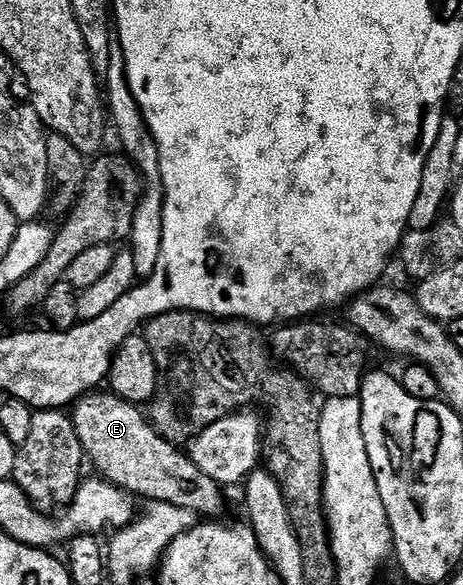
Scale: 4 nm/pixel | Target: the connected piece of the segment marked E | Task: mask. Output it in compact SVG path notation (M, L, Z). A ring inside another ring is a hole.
M93 391L75 402L70 416L78 439L82 443L87 460L95 471L105 481L117 488L123 489L133 498L145 497L146 502L162 502L177 505L180 508L189 508L201 519L220 519L224 513L225 490L206 471L202 471L191 459L187 452L184 453L173 442L160 436L155 426L147 416L144 417L137 406L124 401L111 391Z

